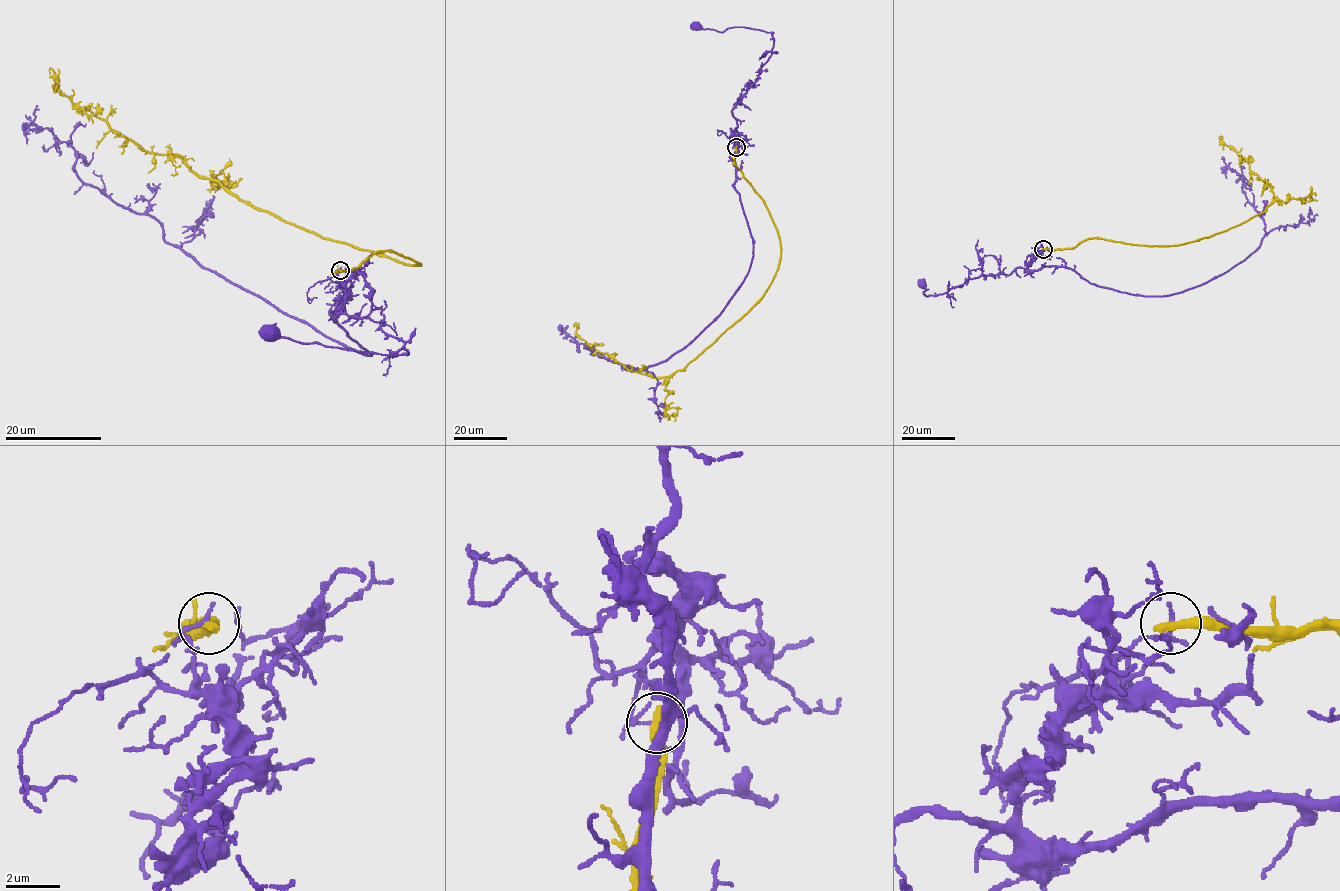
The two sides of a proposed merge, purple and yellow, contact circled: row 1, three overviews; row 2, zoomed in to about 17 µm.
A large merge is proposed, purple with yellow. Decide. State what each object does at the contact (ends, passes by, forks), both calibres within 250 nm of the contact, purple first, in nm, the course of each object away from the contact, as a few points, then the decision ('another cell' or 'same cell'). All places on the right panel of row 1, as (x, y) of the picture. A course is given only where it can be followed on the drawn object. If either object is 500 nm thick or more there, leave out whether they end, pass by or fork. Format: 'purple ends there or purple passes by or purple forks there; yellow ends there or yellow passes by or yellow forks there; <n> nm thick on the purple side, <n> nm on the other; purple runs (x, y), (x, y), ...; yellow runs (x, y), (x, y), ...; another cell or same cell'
purple ends there; yellow ends there; 140 nm thick on the purple side, 460 nm on the other; purple runs (1043, 248), (1026, 269), (968, 279), (941, 294), (926, 296), (922, 282); yellow runs (1043, 248), (1074, 248), (1096, 238), (1176, 246), (1226, 231), (1262, 213), (1273, 198), (1272, 187), (1222, 139); another cell

